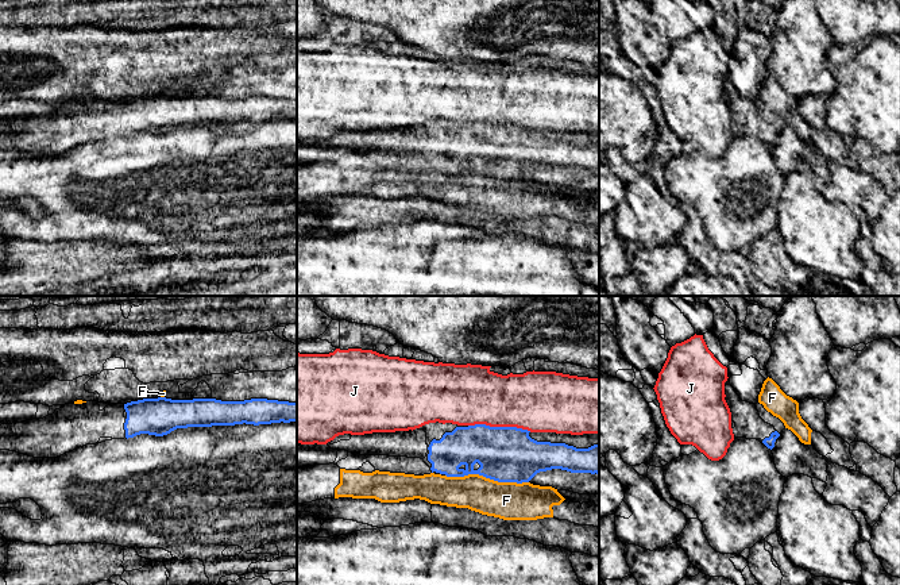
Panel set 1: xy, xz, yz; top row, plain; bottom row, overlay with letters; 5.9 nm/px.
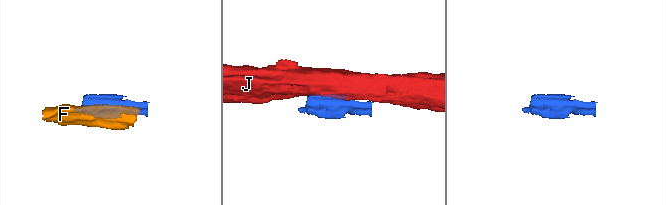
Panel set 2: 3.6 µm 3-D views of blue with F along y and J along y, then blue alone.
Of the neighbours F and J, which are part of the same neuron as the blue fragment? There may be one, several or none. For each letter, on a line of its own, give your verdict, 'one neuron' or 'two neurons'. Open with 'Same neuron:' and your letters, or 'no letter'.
Same neuron: no letter
F: two neurons
J: two neurons

